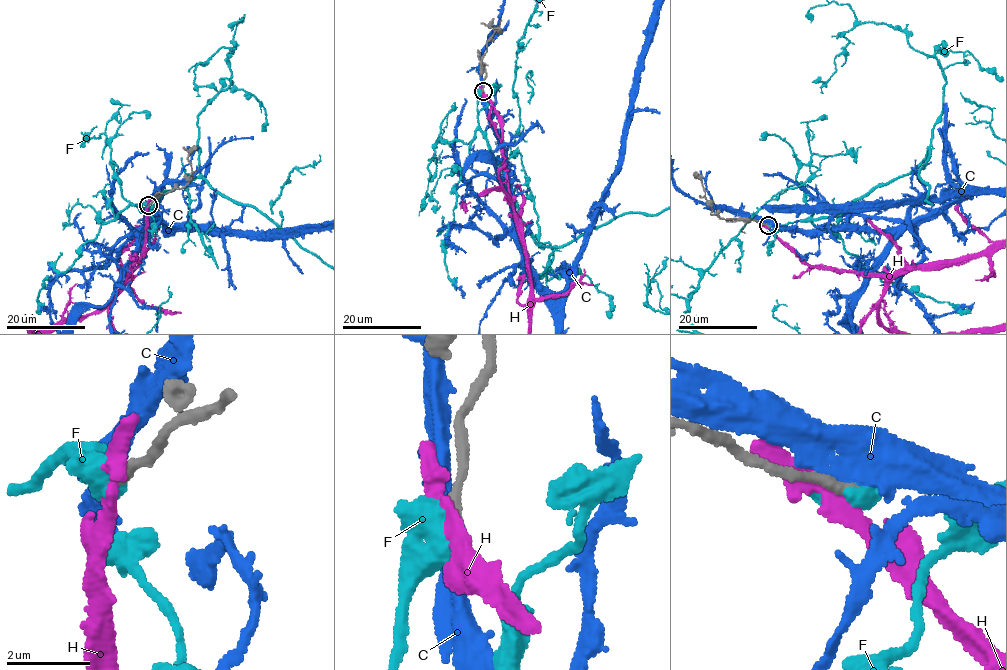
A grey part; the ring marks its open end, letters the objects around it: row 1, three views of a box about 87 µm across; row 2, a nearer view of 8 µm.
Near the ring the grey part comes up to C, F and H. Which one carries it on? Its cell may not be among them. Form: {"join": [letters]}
{"join": ["F"]}

